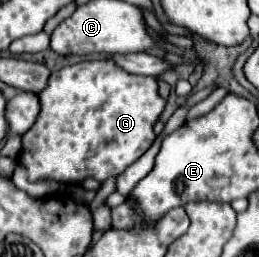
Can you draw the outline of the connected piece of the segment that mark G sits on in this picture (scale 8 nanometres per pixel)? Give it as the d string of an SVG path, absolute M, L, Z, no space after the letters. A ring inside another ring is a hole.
M109 60L79 62L53 72L47 88L39 94L39 102L41 112L37 122L23 134L23 150L19 154L19 162L31 170L31 182L39 178L51 178L63 184L81 182L89 176L99 182L105 182L111 176L119 176L155 142L157 136L153 132L153 124L165 108L165 100L157 94L155 78L127 74Z

